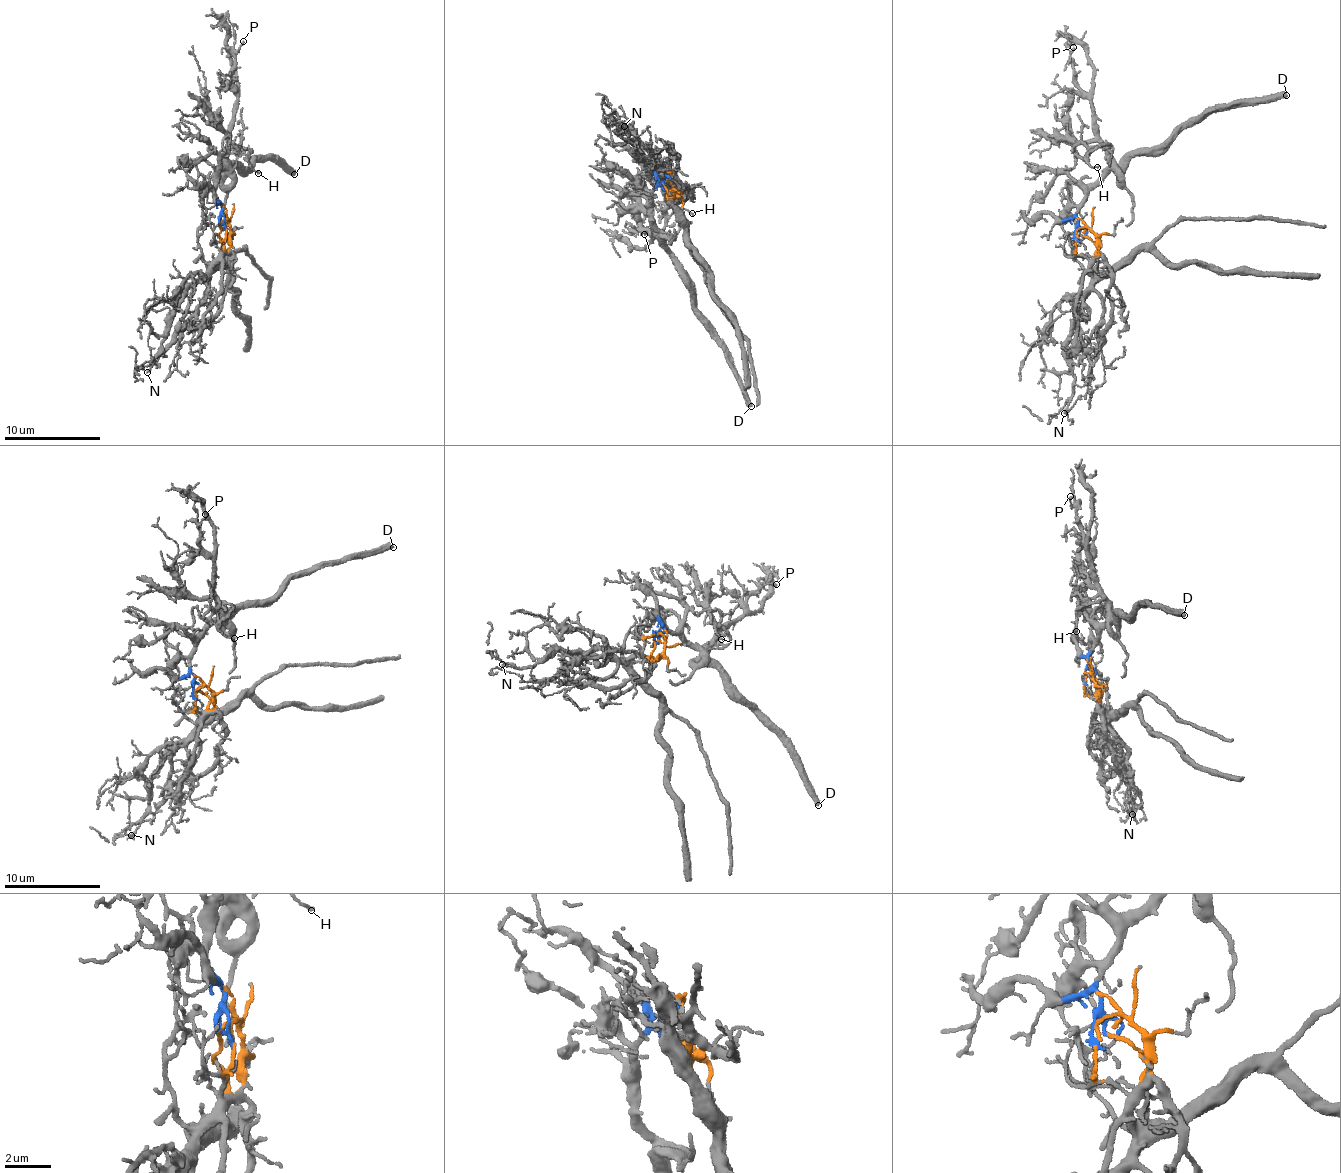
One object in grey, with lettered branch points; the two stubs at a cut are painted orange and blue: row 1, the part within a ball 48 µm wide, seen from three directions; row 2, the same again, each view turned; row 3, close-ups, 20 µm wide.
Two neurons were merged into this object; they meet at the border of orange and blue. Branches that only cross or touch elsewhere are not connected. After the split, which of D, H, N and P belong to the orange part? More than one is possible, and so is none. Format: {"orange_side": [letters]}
{"orange_side": ["N"]}

